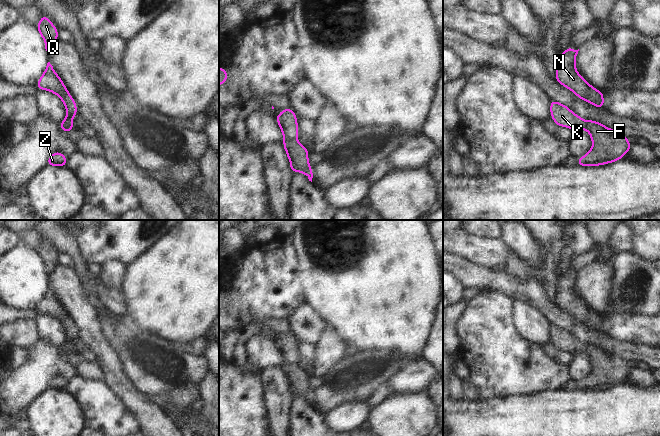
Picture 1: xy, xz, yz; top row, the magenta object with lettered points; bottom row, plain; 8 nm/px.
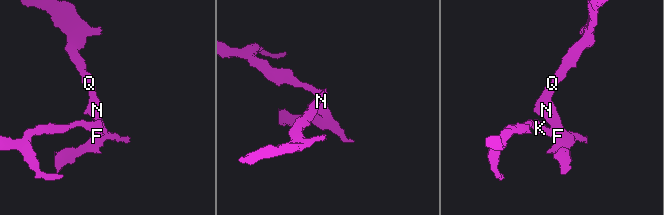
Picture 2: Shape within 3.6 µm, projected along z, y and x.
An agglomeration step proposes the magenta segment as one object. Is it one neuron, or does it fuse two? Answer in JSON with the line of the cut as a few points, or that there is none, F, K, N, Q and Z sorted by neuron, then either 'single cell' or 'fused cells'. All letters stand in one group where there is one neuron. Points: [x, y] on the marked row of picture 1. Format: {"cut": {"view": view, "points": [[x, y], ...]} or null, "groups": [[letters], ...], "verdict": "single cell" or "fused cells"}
{"cut": {"view": "xy", "points": [[72, 122], [66, 122], [62, 129]]}, "groups": [["F", "N", "Q", "Z"], ["K"]], "verdict": "fused cells"}

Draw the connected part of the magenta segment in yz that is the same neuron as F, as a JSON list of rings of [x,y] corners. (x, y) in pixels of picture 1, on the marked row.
[[[595,120],[586,121],[586,130],[592,140],[592,148],[577,159],[578,166],[610,164],[630,152],[632,144],[619,130],[608,128]]]

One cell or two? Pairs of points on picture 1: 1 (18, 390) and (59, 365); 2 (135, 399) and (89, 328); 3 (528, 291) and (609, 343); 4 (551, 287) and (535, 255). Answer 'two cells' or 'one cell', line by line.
1: one cell
2: one cell
3: one cell
4: two cells

